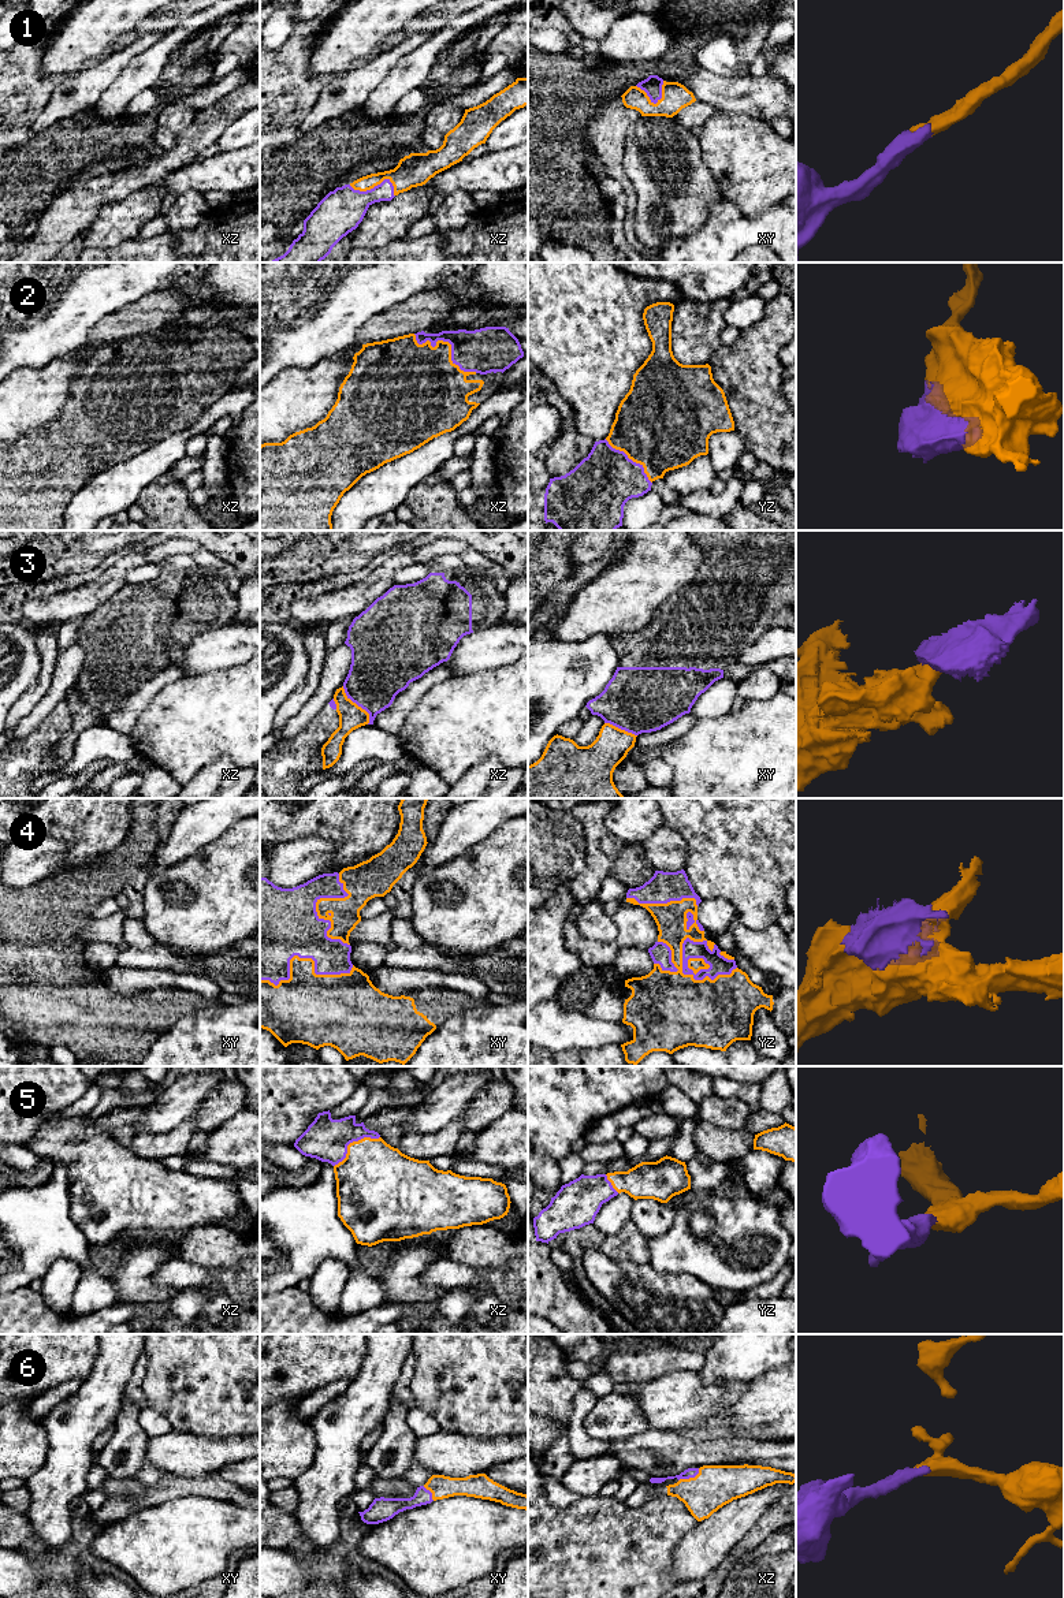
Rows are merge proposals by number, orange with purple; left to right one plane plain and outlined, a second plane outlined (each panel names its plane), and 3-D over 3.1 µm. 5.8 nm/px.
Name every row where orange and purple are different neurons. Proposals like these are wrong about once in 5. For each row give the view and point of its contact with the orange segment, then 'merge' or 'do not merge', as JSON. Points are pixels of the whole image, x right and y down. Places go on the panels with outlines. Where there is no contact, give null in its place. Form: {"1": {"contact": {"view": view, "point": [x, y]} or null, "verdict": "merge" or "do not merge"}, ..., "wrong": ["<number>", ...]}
{"1": {"contact": {"view": "xz", "point": [376, 185]}, "verdict": "merge"}, "2": {"contact": {"view": "xz", "point": [449, 343]}, "verdict": "merge"}, "3": {"contact": {"view": "xz", "point": [357, 706]}, "verdict": "do not merge"}, "4": {"contact": {"view": "yz", "point": [694, 979]}, "verdict": "merge"}, "5": {"contact": {"view": "xz", "point": [353, 1142]}, "verdict": "merge"}, "6": {"contact": {"view": "xz", "point": [689, 1478]}, "verdict": "merge"}, "wrong": ["3"]}

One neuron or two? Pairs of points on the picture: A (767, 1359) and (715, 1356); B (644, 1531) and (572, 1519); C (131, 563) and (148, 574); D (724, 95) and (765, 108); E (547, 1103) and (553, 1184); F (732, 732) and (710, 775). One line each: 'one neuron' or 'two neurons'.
A: one neuron
B: one neuron
C: two neurons
D: one neuron
E: two neurons
F: one neuron

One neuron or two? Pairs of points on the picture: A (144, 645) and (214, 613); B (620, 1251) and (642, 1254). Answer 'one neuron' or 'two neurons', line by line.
A: one neuron
B: one neuron

